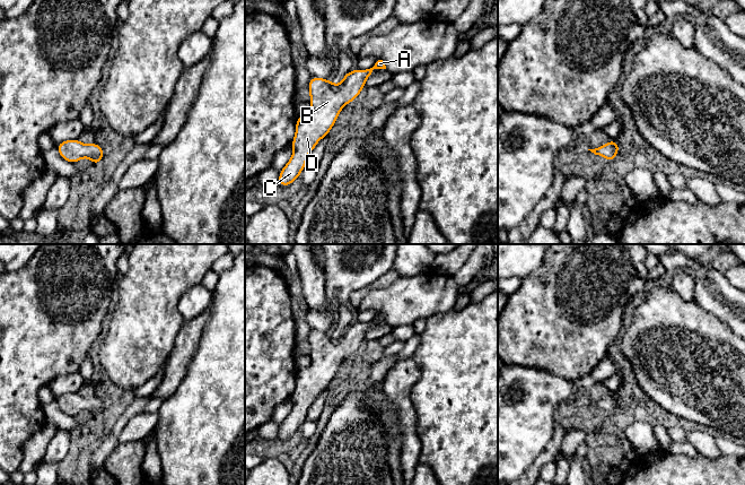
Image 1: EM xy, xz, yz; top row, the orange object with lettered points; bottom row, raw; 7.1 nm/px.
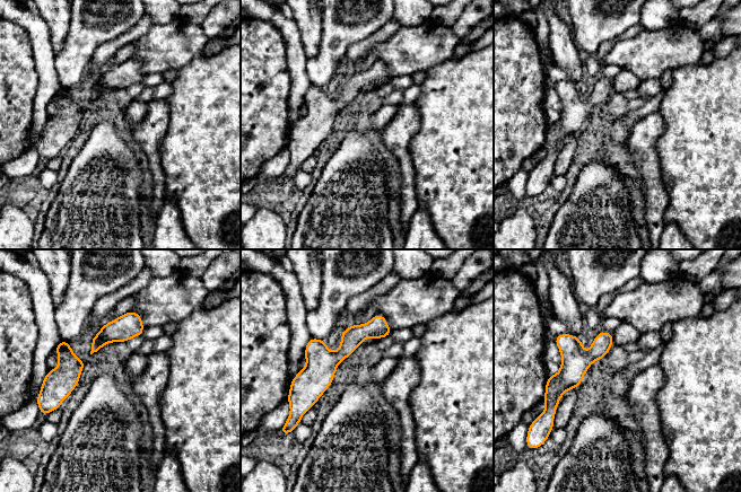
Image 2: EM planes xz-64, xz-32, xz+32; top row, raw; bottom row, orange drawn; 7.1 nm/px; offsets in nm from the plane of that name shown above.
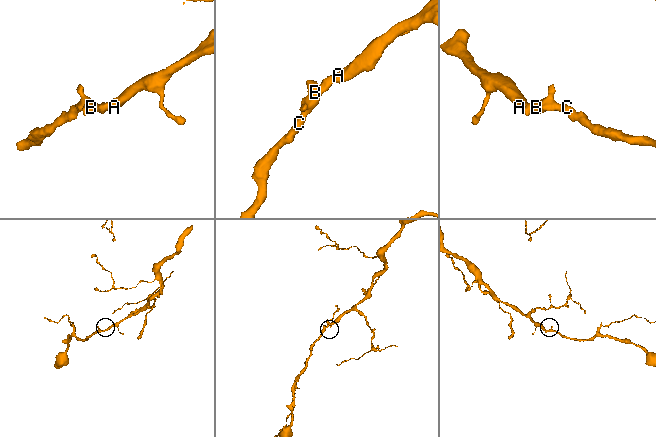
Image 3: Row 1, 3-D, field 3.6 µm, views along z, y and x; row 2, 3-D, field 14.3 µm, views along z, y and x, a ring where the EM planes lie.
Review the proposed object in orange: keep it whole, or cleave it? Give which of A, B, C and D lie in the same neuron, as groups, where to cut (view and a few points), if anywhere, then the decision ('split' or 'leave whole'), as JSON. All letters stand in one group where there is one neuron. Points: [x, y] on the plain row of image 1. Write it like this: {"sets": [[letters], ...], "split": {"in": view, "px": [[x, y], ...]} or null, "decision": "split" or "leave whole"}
{"sets": [["A", "B", "C", "D"]], "split": null, "decision": "leave whole"}

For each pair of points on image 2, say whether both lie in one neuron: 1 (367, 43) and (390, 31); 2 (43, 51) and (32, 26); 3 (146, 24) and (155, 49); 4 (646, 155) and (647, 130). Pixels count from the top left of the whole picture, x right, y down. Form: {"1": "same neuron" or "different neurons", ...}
{"1": "same neuron", "2": "same neuron", "3": "different neurons", "4": "same neuron"}

